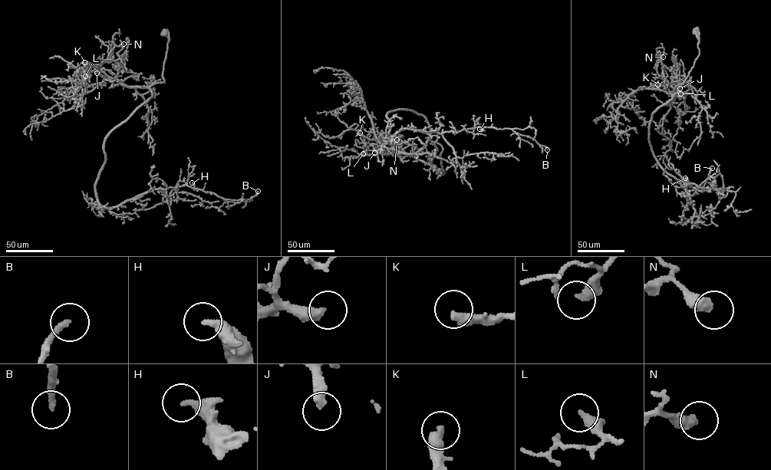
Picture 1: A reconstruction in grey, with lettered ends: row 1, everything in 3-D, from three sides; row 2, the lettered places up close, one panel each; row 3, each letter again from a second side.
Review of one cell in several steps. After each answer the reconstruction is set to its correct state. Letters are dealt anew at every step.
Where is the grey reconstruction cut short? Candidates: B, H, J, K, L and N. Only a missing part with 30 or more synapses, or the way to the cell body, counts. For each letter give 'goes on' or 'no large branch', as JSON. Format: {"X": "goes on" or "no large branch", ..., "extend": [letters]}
{"B": "goes on", "H": "no large branch", "J": "goes on", "K": "goes on", "L": "no large branch", "N": "no large branch", "extend": ["B", "J", "K"]}

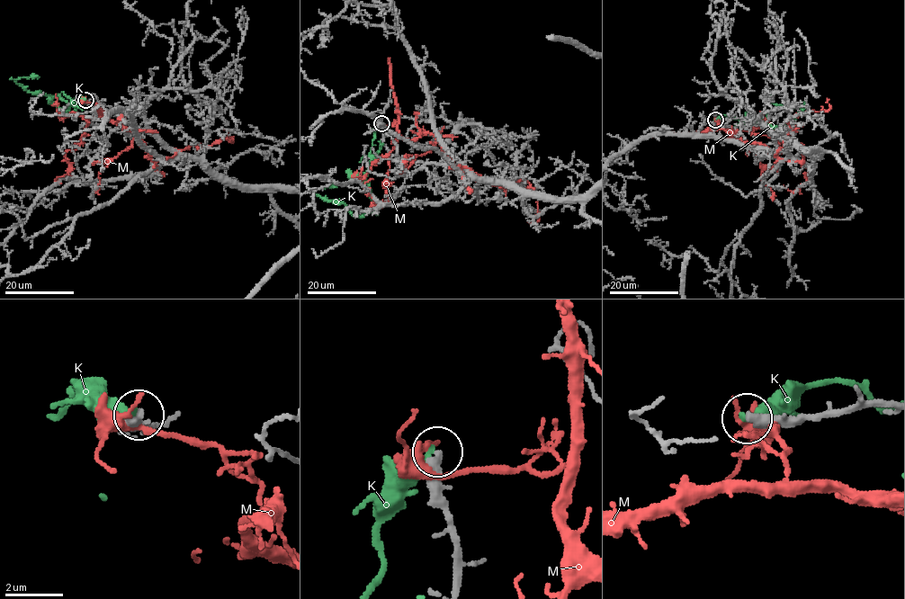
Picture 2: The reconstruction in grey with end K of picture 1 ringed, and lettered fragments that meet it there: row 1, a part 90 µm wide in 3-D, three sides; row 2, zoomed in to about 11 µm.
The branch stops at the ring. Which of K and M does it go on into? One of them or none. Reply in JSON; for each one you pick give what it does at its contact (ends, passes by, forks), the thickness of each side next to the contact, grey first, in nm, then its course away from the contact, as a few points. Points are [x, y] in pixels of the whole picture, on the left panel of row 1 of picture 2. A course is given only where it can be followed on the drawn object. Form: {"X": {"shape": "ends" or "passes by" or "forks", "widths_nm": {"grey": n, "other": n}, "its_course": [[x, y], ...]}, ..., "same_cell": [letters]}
{"same_cell": []}

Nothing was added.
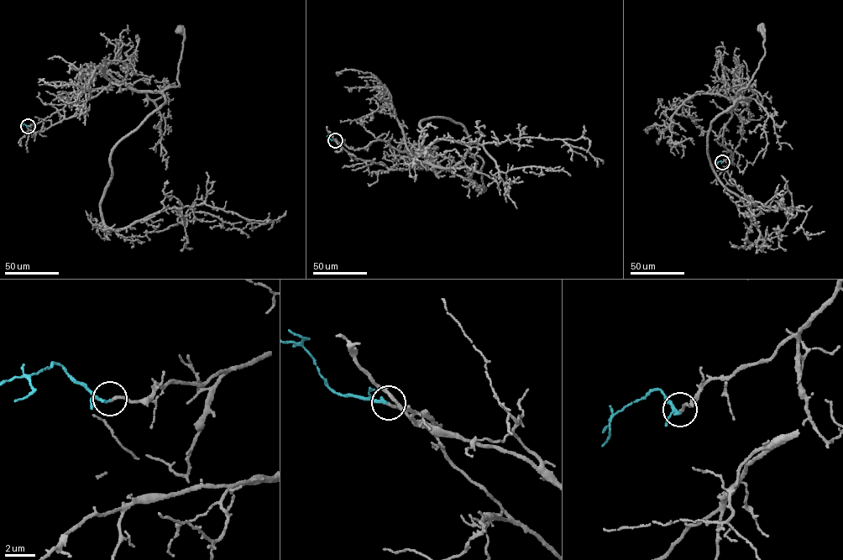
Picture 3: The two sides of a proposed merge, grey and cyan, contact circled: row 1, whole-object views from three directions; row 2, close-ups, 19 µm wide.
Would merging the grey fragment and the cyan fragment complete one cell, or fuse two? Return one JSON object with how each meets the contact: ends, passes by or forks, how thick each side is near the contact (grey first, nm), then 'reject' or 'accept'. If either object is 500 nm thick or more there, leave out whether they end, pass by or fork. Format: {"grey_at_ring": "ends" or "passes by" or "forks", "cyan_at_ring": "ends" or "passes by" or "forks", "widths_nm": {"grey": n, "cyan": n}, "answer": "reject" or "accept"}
{"grey_at_ring": "ends", "cyan_at_ring": "ends", "widths_nm": {"grey": 190, "cyan": 200}, "answer": "accept"}

